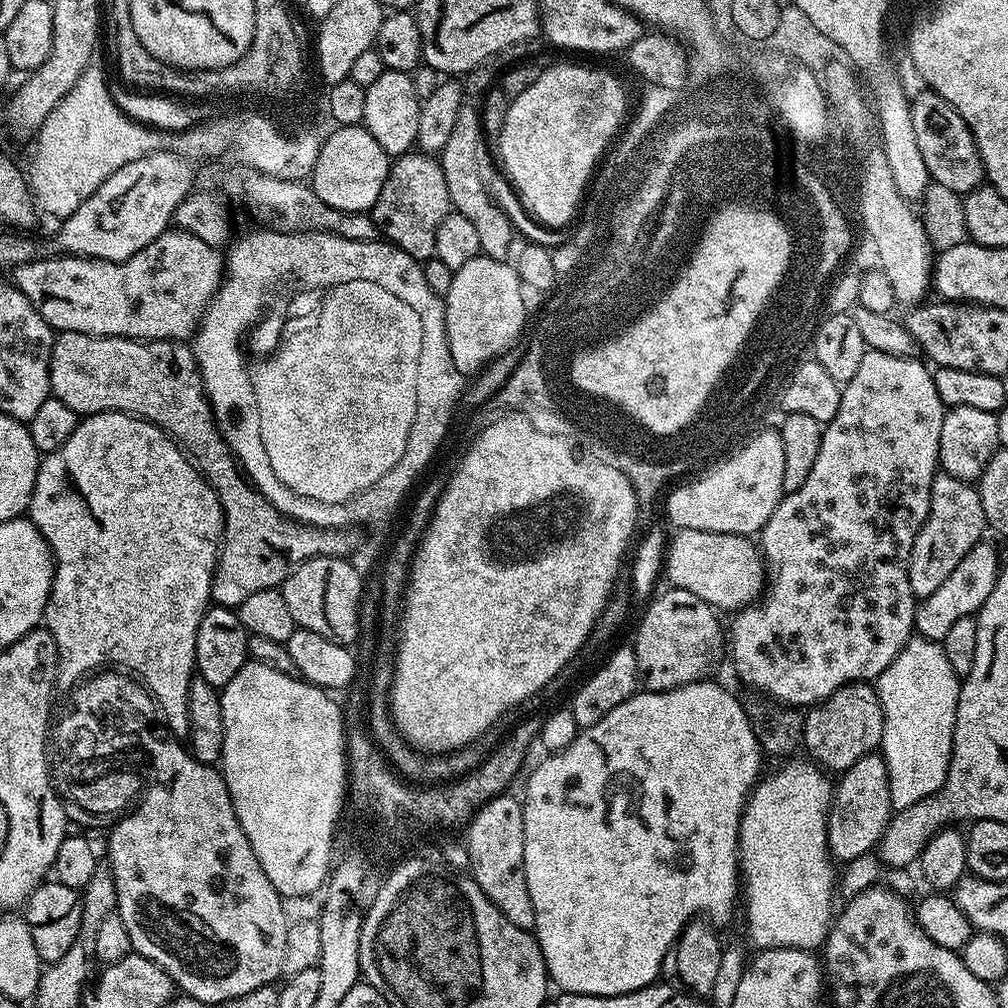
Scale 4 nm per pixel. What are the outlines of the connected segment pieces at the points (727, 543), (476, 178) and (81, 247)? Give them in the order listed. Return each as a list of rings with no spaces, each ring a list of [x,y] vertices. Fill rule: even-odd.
[[[689,528],[679,529],[675,534],[676,537],[672,536],[667,541],[666,549],[666,578],[668,574],[667,583],[671,587],[690,590],[690,594],[698,594],[698,598],[702,598],[717,610],[738,610],[759,599],[764,585],[764,564],[757,545],[749,537]]]
[[[464,106],[458,114],[458,122],[454,122],[454,130],[446,146],[438,153],[438,159],[442,174],[446,174],[446,190],[450,190],[452,208],[474,225],[481,253],[495,260],[504,260],[512,248],[514,229],[510,218],[493,200],[492,192],[488,188],[488,177],[481,173],[479,155],[488,150],[490,148],[486,143],[479,111],[475,107],[472,109]]]
[[[165,150],[162,152],[152,152],[149,156],[138,158],[129,164],[121,163],[119,166],[113,167],[110,178],[106,178],[102,182],[102,186],[98,186],[98,190],[94,194],[90,194],[90,198],[86,198],[86,202],[82,202],[82,206],[78,206],[78,210],[74,210],[74,214],[63,217],[60,229],[56,232],[56,244],[61,253],[71,254],[74,256],[87,256],[89,260],[109,260],[110,262],[118,262],[121,264],[126,258],[130,258],[134,254],[138,254],[138,250],[142,250],[146,246],[150,246],[150,242],[154,242],[154,238],[158,238],[163,232],[169,231],[170,225],[173,223],[176,208],[184,200],[189,192],[193,191],[194,178],[192,182],[192,168],[187,159],[181,156],[179,152]]]

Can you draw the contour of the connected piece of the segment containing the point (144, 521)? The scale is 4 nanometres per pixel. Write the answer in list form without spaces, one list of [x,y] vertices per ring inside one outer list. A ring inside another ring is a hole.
[[[96,412],[83,417],[77,423],[74,434],[58,450],[47,453],[40,461],[40,469],[34,482],[34,494],[28,504],[27,515],[42,534],[52,551],[54,571],[52,589],[46,602],[43,627],[52,635],[58,650],[56,663],[56,688],[72,690],[89,674],[115,666],[127,670],[151,693],[158,705],[159,715],[168,723],[167,731],[177,738],[188,735],[188,695],[190,682],[196,672],[196,639],[198,626],[212,600],[212,579],[216,573],[220,545],[224,535],[224,511],[199,468],[192,463],[183,448],[149,420],[130,416],[126,412]]]

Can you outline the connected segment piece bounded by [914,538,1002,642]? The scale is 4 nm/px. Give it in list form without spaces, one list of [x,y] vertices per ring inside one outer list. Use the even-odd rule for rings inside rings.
[[[981,538],[970,550],[970,554],[966,554],[966,558],[962,558],[962,562],[954,566],[954,571],[948,575],[946,582],[942,582],[942,586],[938,586],[934,594],[923,597],[917,603],[915,631],[925,636],[927,640],[943,642],[954,622],[958,622],[958,618],[976,616],[979,613],[986,598],[990,598],[990,590],[994,590],[1001,567],[1002,561],[996,553],[995,546],[988,541],[988,538]]]

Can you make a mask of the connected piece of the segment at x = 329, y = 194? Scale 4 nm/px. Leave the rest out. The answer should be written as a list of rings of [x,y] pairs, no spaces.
[[[340,126],[323,137],[310,185],[318,198],[335,210],[367,213],[378,202],[388,177],[390,157],[363,126]]]

